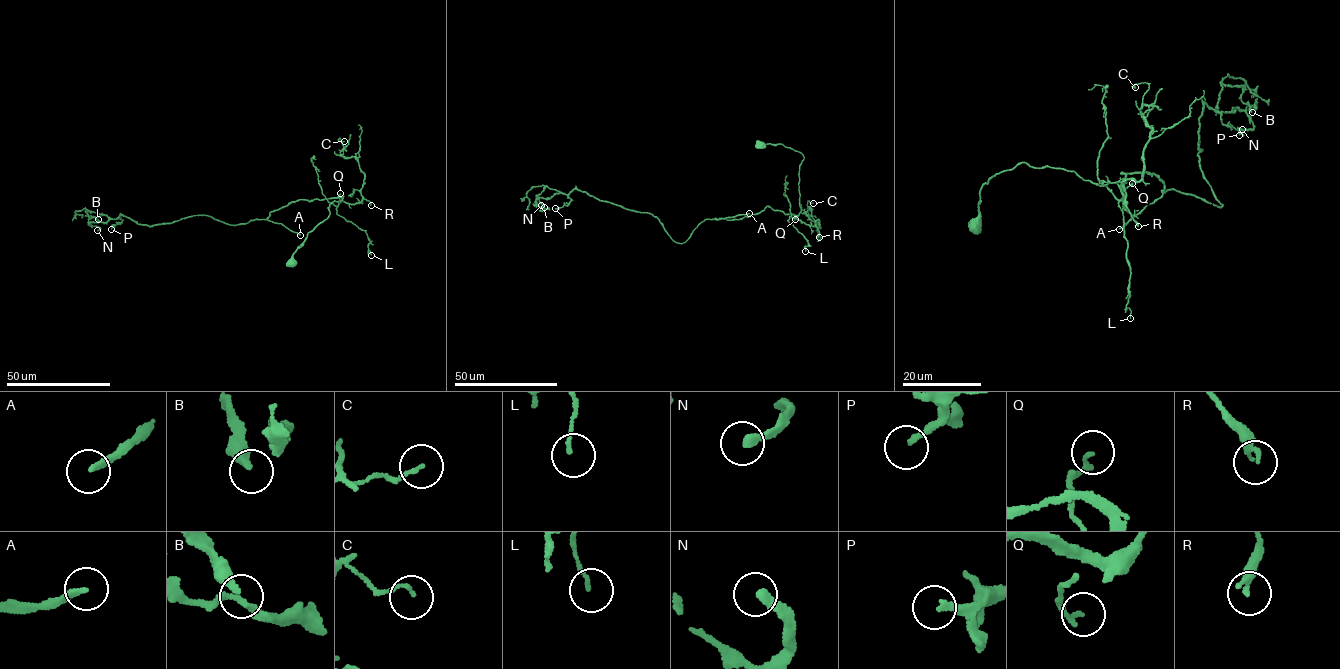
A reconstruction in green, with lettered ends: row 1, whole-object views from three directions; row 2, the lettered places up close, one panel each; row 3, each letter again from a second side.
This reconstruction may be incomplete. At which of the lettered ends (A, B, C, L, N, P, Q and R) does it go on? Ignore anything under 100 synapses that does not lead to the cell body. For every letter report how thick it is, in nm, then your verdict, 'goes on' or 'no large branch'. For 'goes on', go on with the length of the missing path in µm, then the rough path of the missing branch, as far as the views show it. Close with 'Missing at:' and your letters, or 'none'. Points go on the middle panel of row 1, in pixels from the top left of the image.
A: calibre 190 nm; goes on; missing 80 µm; course (749, 213), (799, 206), (825, 208), (833, 213), (823, 221), (819, 212), (813, 213), (792, 226)
B: calibre 320 nm; no large branch
C: calibre 100 nm; no large branch
L: calibre 110 nm; no large branch
N: calibre 280 nm; no large branch
P: calibre 200 nm; no large branch
Q: calibre 150 nm; no large branch
R: calibre 240 nm; no large branch
Missing at: A

